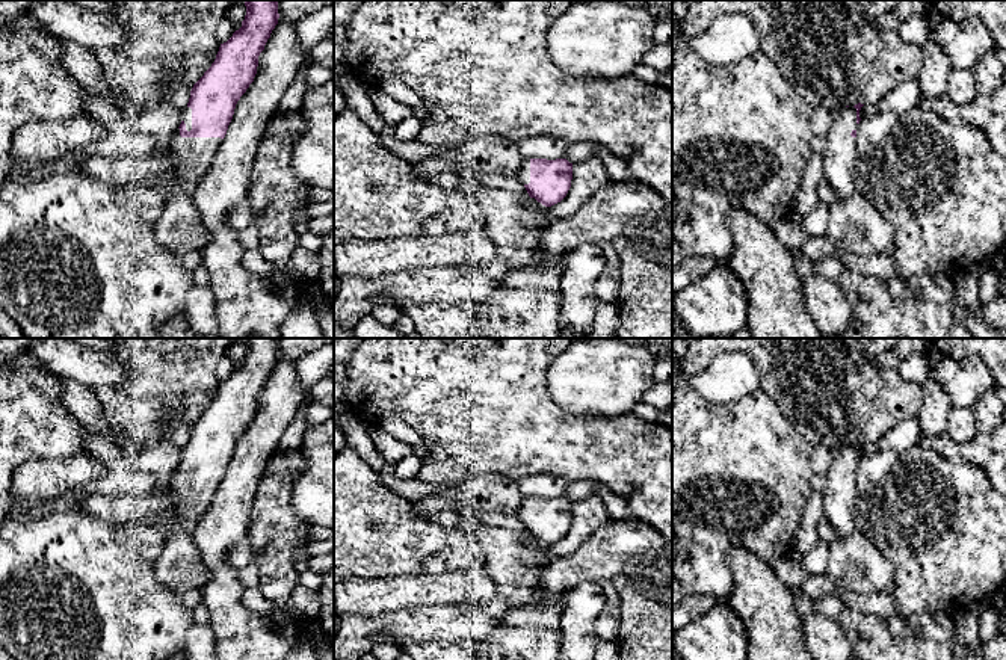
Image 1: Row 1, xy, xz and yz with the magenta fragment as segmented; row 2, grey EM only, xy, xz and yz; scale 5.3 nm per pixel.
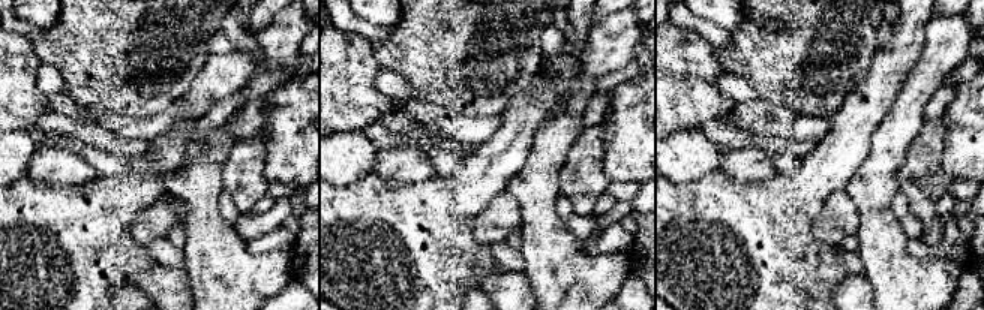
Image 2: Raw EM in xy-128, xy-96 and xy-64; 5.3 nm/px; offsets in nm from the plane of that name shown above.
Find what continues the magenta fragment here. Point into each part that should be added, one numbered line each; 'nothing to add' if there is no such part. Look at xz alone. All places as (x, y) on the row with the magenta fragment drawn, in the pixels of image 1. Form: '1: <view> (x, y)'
1: xz (523, 174)

